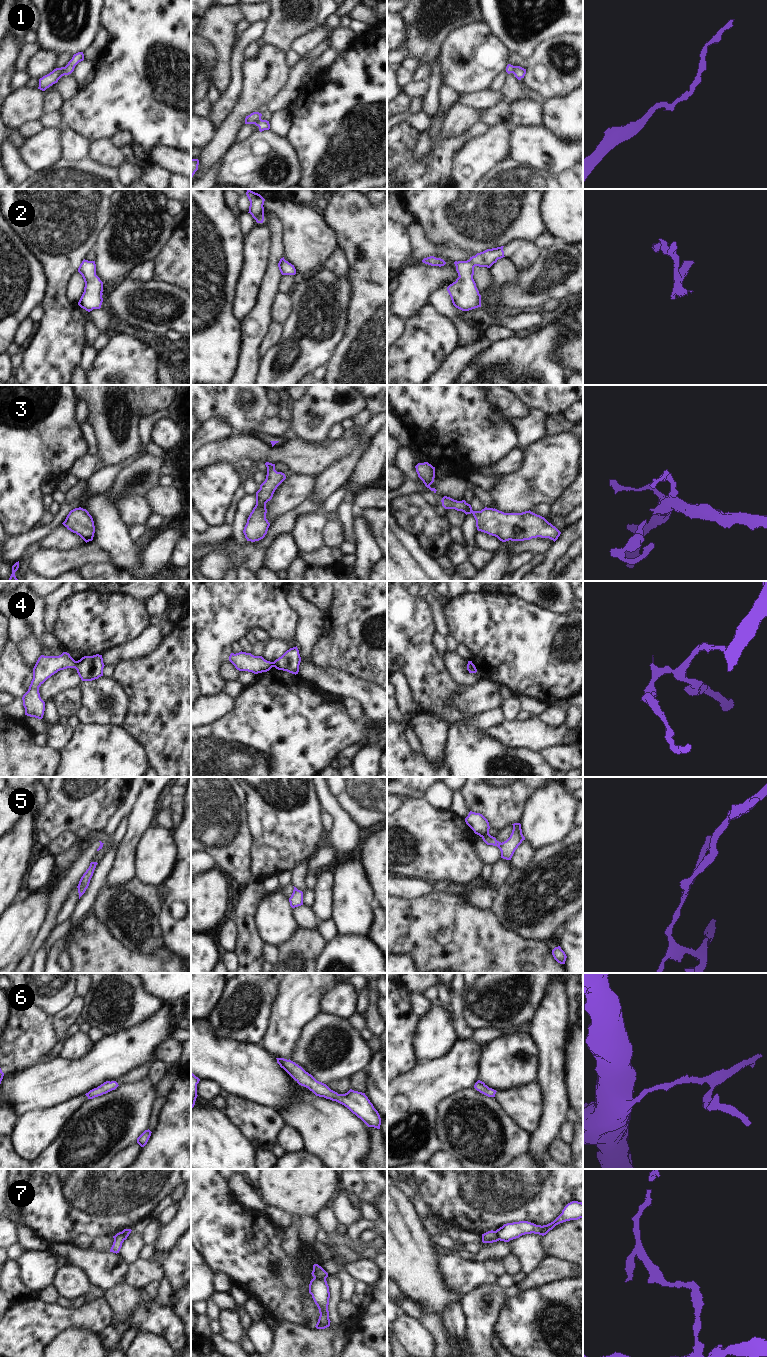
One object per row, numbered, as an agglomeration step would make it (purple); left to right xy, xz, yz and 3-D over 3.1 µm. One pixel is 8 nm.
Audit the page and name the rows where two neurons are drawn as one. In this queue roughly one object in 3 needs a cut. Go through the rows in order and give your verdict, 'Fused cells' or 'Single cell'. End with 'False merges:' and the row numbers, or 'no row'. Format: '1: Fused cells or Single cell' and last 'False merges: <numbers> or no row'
1: Fused cells
2: Single cell
3: Single cell
4: Fused cells
5: Fused cells
6: Single cell
7: Fused cells
False merges: 1, 4, 5, 7

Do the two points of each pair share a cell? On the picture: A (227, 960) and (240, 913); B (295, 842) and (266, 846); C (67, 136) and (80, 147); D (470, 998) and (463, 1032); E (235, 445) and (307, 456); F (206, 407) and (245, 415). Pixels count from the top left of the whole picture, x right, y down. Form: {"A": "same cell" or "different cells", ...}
{"A": "different cells", "B": "same cell", "C": "same cell", "D": "different cells", "E": "same cell", "F": "same cell"}

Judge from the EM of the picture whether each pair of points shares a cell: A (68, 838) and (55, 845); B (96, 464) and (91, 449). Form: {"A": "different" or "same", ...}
{"A": "same", "B": "different"}

